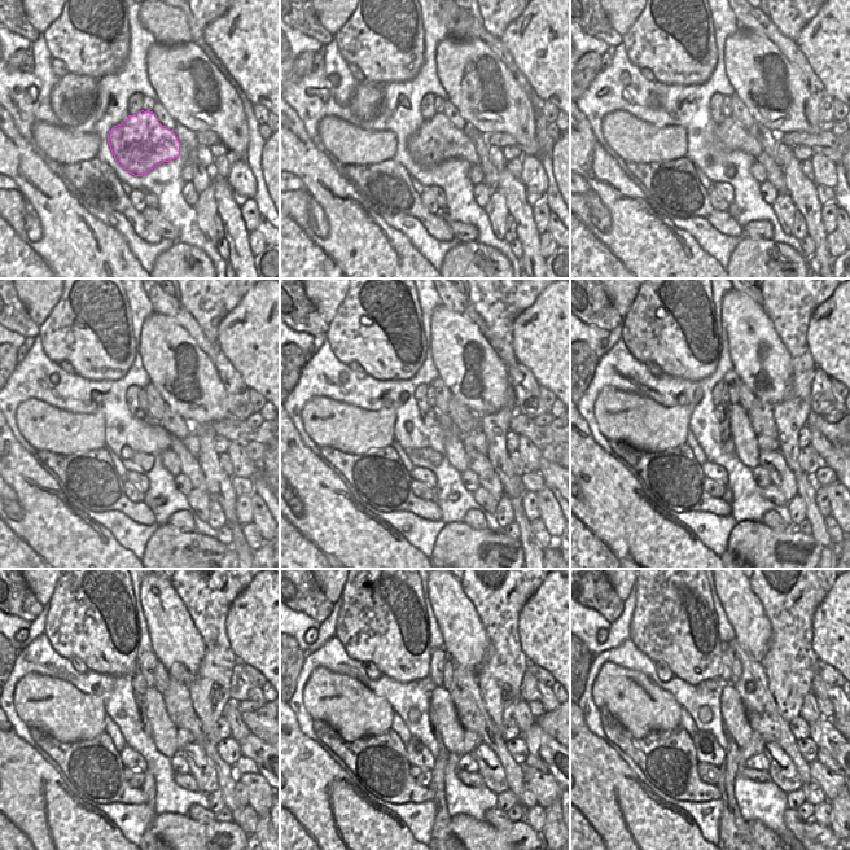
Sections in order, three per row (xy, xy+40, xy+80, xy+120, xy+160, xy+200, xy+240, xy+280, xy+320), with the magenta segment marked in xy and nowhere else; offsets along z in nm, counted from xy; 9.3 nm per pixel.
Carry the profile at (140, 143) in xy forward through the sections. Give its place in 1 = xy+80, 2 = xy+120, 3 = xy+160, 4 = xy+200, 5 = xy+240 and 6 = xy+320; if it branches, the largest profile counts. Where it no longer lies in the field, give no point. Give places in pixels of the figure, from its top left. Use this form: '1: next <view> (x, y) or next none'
1: next xy+80 (731, 136)
2: next xy+120 (189, 465)
3: next xy+160 (478, 463)
4: next xy+200 (774, 463)
5: next xy+240 (200, 767)
6: next xy+320 (783, 772)

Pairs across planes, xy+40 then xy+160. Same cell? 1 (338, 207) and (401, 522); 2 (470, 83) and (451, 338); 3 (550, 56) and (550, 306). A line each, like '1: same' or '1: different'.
1: different
2: same
3: same

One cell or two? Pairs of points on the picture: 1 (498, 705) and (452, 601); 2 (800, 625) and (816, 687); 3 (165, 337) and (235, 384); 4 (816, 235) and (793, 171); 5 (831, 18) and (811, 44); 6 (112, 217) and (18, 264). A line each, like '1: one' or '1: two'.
1: two
2: two
3: two
4: one
5: one
6: two

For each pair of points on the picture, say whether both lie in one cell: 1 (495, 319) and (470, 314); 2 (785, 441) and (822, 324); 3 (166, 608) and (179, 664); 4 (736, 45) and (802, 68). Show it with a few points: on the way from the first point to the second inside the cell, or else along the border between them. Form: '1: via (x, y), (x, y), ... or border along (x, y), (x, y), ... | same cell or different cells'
1: border along (468, 297), (473, 309), (491, 333), (490, 341) | different cells
2: border along (806, 325), (806, 346), (816, 368) | different cells
3: via (169, 622), (179, 649) | same cell
4: border along (771, 42), (796, 69), (809, 90) | different cells

